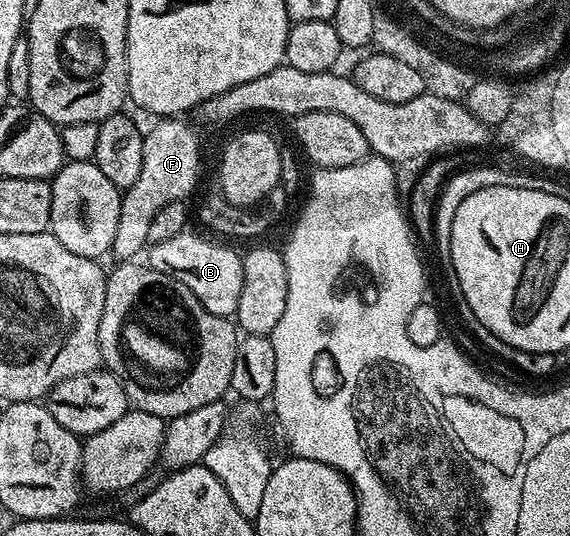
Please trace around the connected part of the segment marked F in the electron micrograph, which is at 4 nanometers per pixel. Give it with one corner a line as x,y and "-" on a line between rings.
175,116
164,117
143,135
141,173
128,190
122,191
117,236
113,236
110,248
110,253
116,254
119,260
131,260
142,255
148,245
153,216
157,216
157,212
169,204
190,199
199,182
199,134
189,123
179,121
183,120

